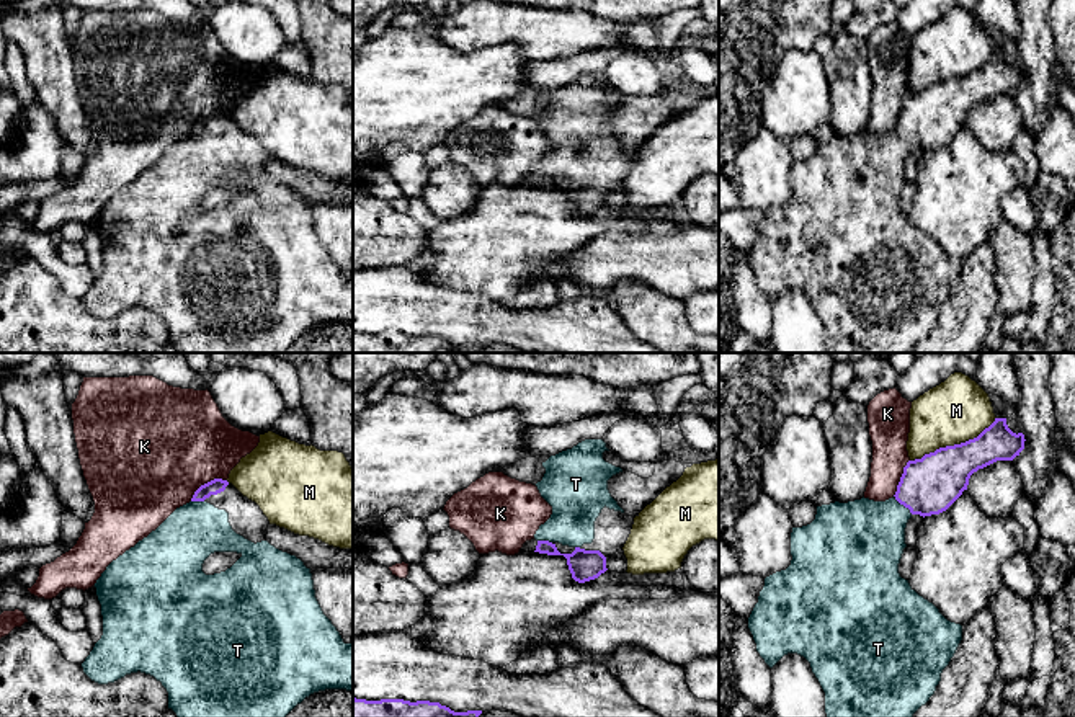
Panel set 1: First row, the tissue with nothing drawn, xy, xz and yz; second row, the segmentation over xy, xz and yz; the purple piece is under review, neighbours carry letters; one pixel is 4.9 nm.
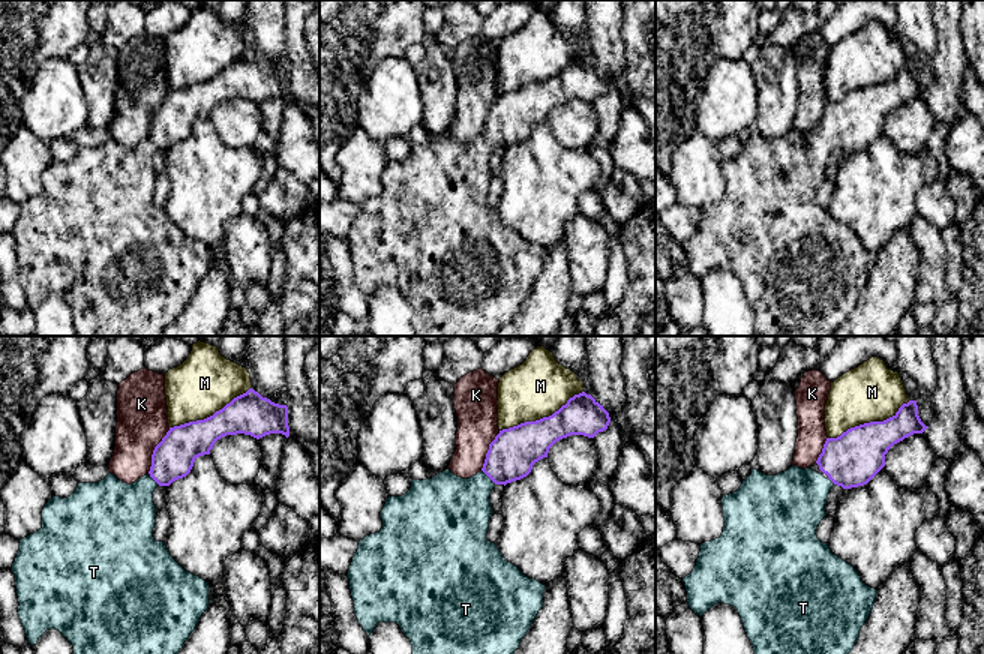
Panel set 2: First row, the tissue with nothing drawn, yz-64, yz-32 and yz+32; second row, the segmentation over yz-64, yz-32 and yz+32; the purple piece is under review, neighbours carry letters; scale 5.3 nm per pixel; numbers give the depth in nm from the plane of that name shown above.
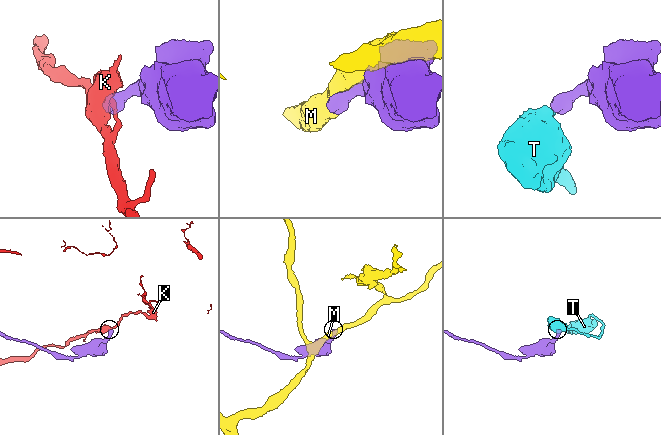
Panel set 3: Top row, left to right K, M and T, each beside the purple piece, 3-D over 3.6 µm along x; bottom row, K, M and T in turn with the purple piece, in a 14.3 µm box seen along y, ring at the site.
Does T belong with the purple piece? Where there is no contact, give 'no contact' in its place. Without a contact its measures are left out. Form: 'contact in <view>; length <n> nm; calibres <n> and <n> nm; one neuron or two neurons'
contact in yz; length 120 nm; calibres 280 and 380 nm; one neuron

